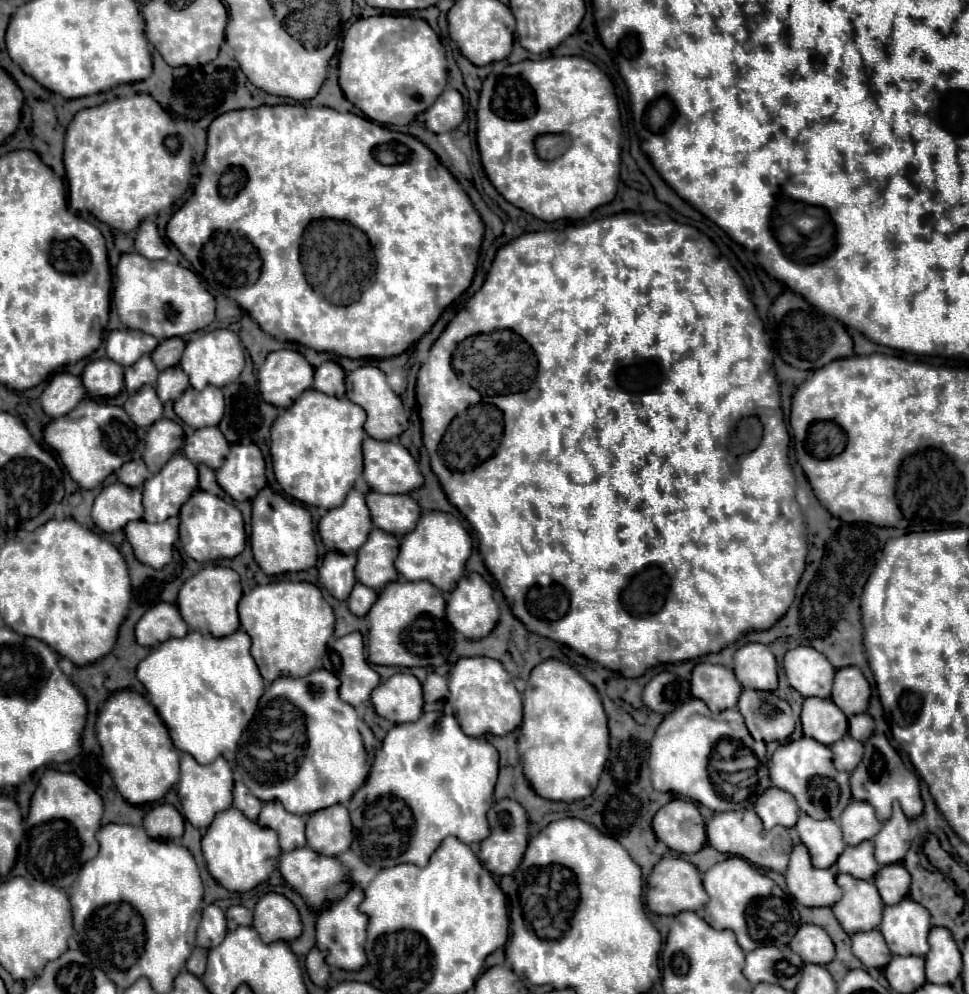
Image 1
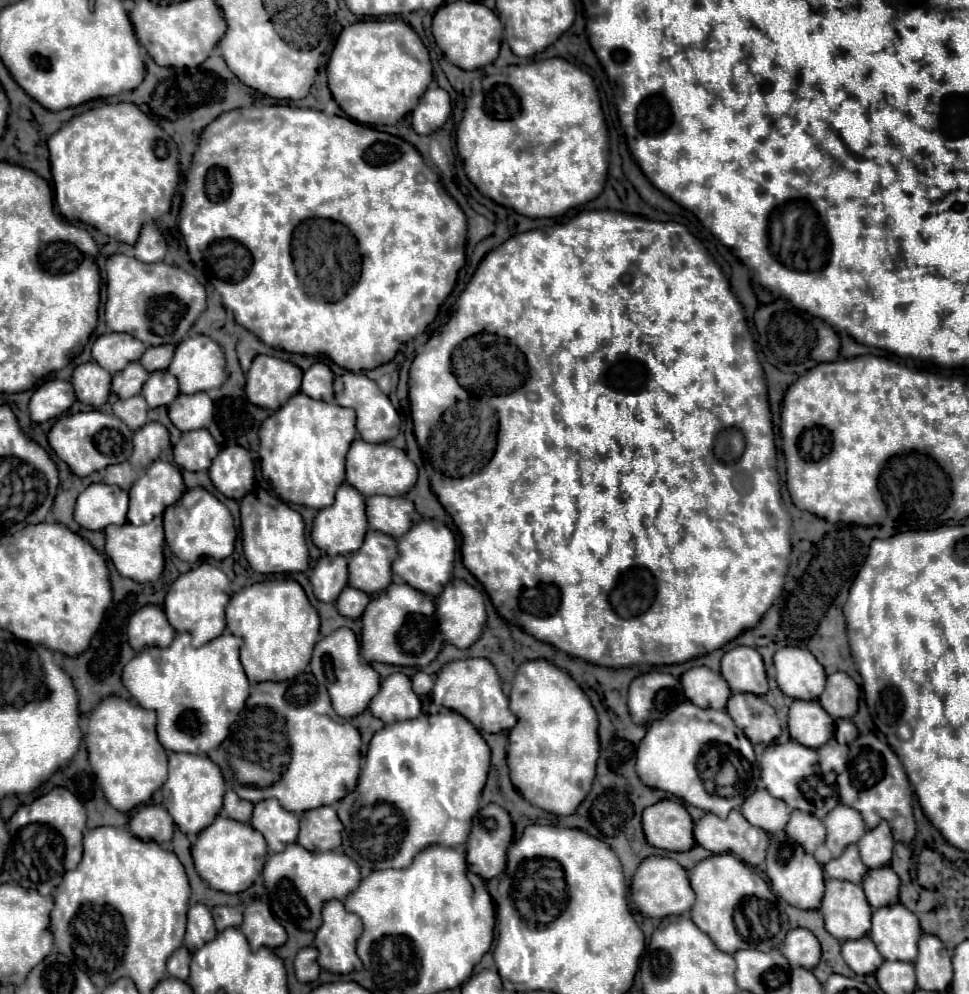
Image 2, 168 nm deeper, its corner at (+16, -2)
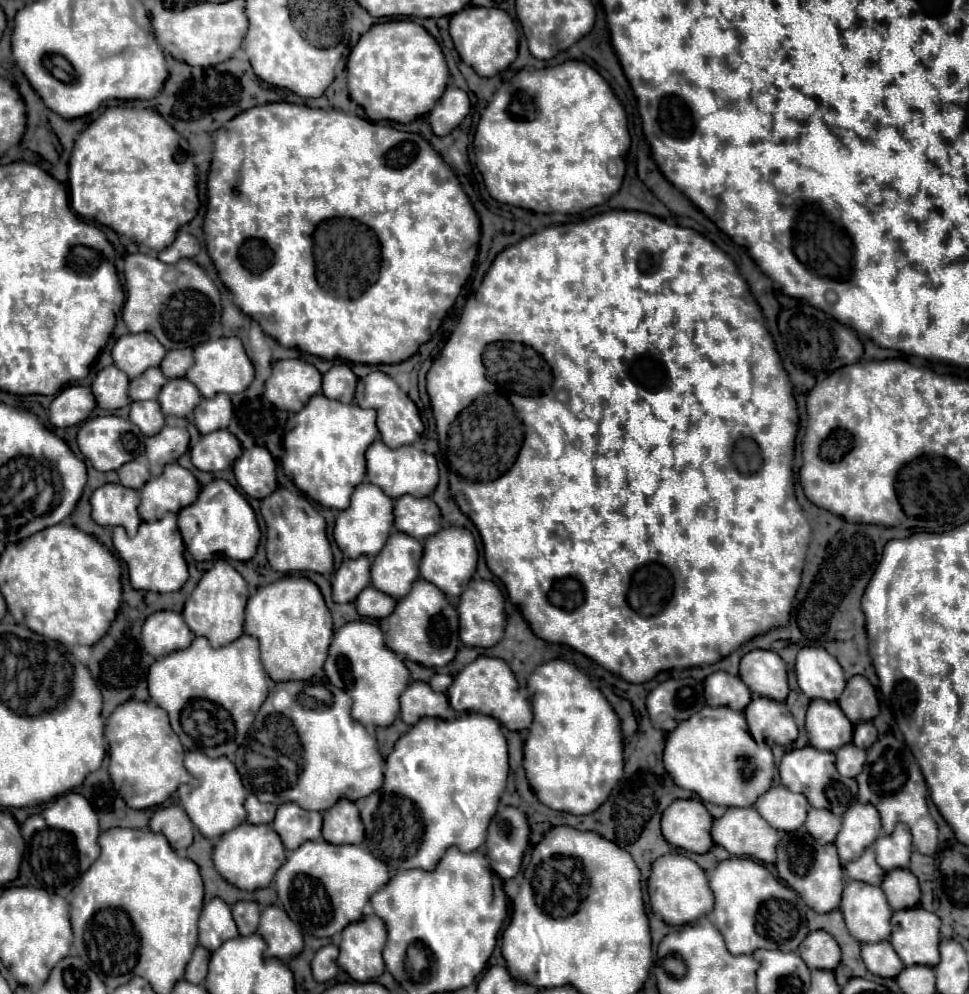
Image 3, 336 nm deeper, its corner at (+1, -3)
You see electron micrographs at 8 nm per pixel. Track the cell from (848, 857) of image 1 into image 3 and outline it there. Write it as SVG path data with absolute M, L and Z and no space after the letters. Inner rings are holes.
M869 847L863 851L863 857L845 865L845 873L849 879L863 881L869 885L881 885L885 871L875 861L875 851Z

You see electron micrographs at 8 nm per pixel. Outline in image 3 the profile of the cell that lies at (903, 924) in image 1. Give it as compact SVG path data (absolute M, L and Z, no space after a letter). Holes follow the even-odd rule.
M911 907L895 911L891 917L891 945L901 961L909 965L929 965L939 963L939 927L941 921L935 913L923 907Z

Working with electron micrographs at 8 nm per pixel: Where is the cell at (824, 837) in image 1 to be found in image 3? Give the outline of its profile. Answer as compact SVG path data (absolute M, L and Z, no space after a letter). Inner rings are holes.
M809 809L807 821L805 821L805 829L811 833L811 837L815 837L815 841L819 841L821 845L833 843L839 829L841 829L841 819L835 817L829 809Z

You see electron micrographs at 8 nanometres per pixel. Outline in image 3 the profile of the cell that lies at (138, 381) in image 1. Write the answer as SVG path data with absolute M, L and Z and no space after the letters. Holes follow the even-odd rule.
M147 369L147 373L143 373L143 377L131 379L129 385L129 397L131 401L147 401L147 399L157 399L159 389L167 383L167 377L163 377L161 369Z

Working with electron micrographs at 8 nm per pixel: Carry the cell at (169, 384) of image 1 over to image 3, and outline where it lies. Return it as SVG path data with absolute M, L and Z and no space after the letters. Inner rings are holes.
M179 377L179 379L169 379L159 391L157 399L165 415L185 417L193 413L195 405L201 401L201 395L199 395L199 389L191 385L191 381L187 381L185 377Z

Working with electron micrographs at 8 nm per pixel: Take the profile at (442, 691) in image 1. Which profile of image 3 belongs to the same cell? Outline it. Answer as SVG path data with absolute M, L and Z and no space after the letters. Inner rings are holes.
M437 673L437 675L433 675L433 677L431 677L429 685L431 685L431 689L445 693L445 691L447 691L447 687L451 685L451 681L453 681L453 677L451 677L451 675L443 675L443 673Z

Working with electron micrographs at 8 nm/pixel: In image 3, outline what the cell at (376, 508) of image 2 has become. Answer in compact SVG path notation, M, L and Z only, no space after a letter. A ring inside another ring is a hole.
M403 495L395 499L393 513L395 513L395 529L419 541L423 541L431 533L437 533L443 525L439 507L429 497L417 499L411 495Z

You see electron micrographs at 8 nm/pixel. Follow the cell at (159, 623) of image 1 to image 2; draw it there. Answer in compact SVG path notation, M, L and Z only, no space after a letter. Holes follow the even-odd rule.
M146 604L128 622L128 642L140 652L148 646L168 646L174 638L174 628L168 624L162 606Z

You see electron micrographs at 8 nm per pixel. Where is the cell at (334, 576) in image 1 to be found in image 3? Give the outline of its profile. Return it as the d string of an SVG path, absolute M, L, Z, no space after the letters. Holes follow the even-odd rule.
M367 557L343 559L341 567L335 571L331 587L335 603L351 603L369 585L369 567L371 561Z

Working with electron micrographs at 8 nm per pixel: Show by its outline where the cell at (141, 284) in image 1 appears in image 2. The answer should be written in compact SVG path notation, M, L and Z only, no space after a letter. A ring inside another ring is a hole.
M114 254L106 262L106 272L106 324L112 332L132 332L132 336L140 336L140 340L152 346L178 344L184 336L188 336L192 324L206 308L204 286L182 268L174 268L164 262L144 264L132 256Z

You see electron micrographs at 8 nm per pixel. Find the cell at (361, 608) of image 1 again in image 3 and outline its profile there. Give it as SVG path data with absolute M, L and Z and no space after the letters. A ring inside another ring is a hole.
M367 587L359 593L355 605L357 605L357 613L361 617L369 617L369 619L383 619L387 615L393 613L395 609L395 599L387 597L385 593L379 593L379 589L375 587Z

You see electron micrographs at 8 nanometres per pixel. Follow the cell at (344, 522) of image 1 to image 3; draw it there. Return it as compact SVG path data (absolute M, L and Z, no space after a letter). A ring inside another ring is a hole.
M361 483L351 495L351 505L339 513L333 527L333 539L345 557L375 557L383 549L387 535L393 527L393 499L387 497L377 485Z

